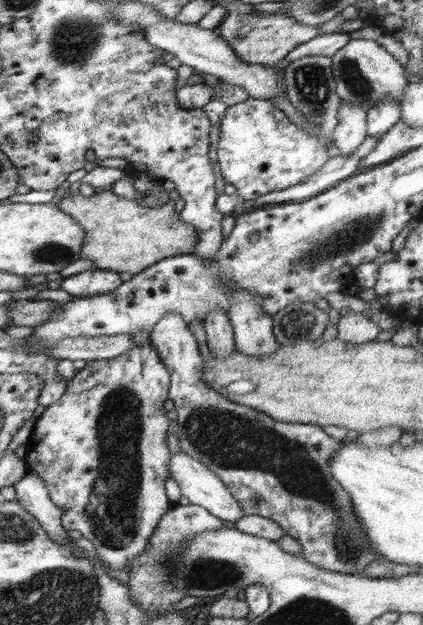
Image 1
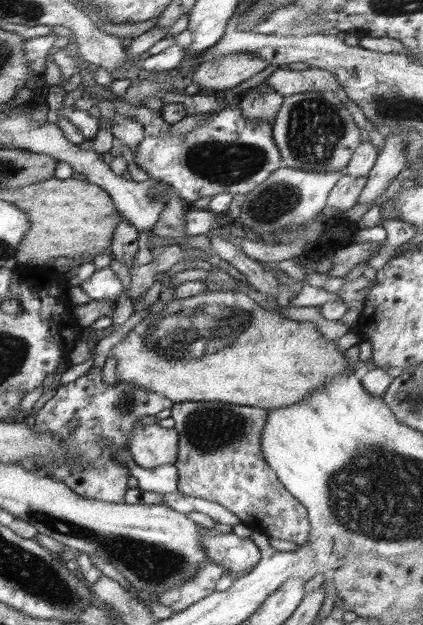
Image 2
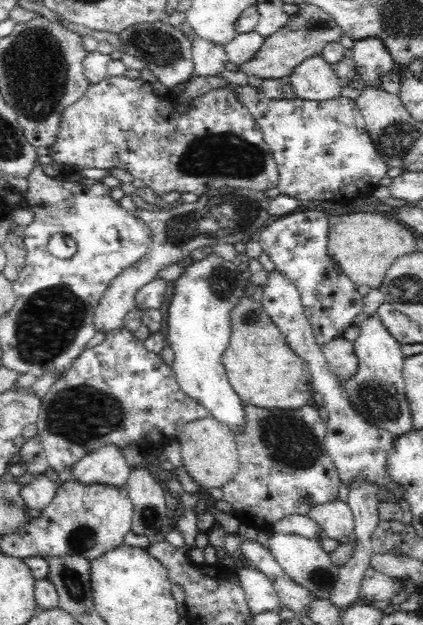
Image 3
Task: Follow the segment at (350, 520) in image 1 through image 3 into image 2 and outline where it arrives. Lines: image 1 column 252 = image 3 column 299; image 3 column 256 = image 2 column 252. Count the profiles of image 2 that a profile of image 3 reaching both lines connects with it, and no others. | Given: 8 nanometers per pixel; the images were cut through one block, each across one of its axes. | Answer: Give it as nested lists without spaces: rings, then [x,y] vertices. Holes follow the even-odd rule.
[[[198,401],[198,402],[179,402],[173,403],[171,406],[170,418],[174,418],[174,429],[179,436],[178,444],[178,455],[176,458],[176,469],[178,469],[178,485],[177,490],[184,494],[196,498],[202,498],[208,500],[209,502],[214,502],[215,504],[220,504],[224,506],[227,510],[230,510],[236,517],[241,521],[241,523],[250,526],[252,531],[262,532],[267,538],[275,538],[278,540],[290,540],[296,545],[303,545],[308,538],[310,538],[310,521],[308,521],[307,509],[300,501],[292,497],[292,494],[286,490],[286,488],[280,483],[275,470],[266,463],[264,459],[263,452],[261,450],[261,438],[262,431],[264,430],[264,425],[266,422],[266,417],[268,416],[269,410],[258,408],[256,406],[238,406],[237,404],[230,404],[222,401]]]

